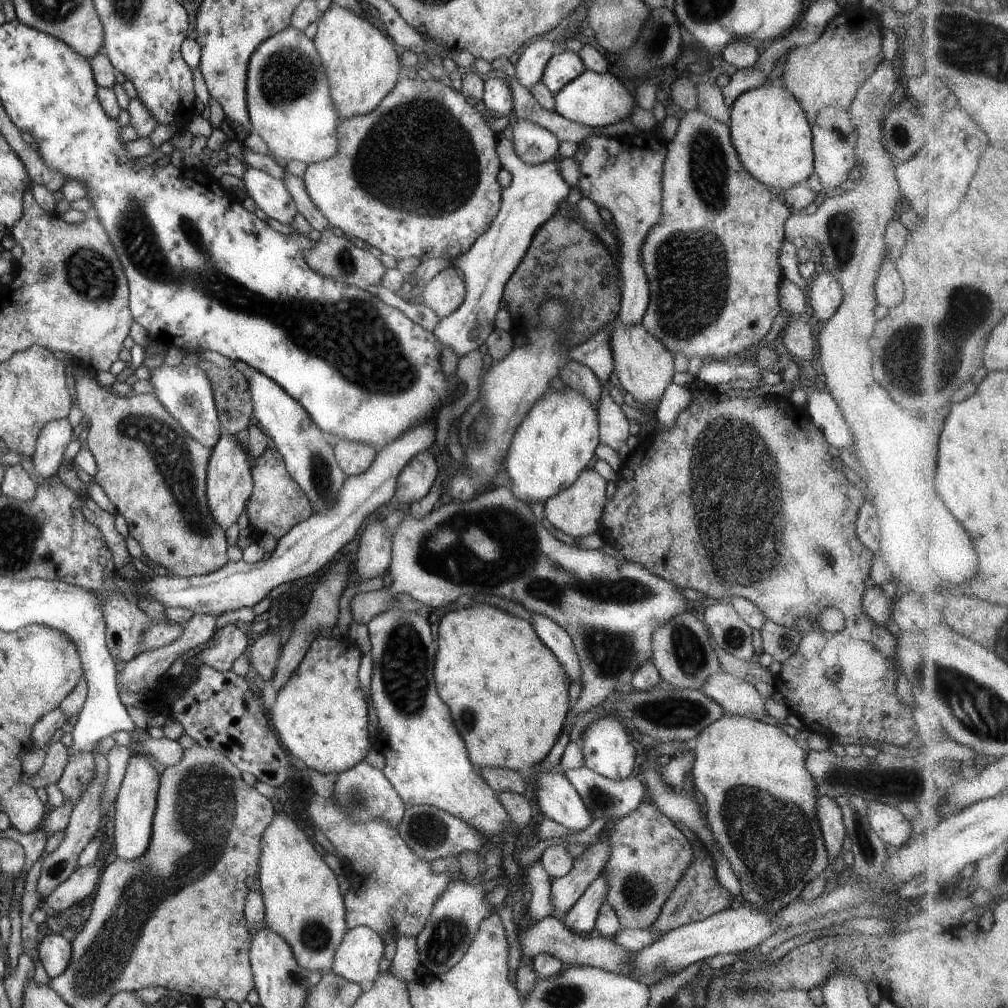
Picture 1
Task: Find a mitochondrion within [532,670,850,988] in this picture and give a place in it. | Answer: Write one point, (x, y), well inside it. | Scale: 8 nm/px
(750, 818)

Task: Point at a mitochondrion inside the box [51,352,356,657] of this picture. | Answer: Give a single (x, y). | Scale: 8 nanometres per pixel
(165, 443)

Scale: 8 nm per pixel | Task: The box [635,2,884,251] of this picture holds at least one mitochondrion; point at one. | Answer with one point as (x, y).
(708, 171)

